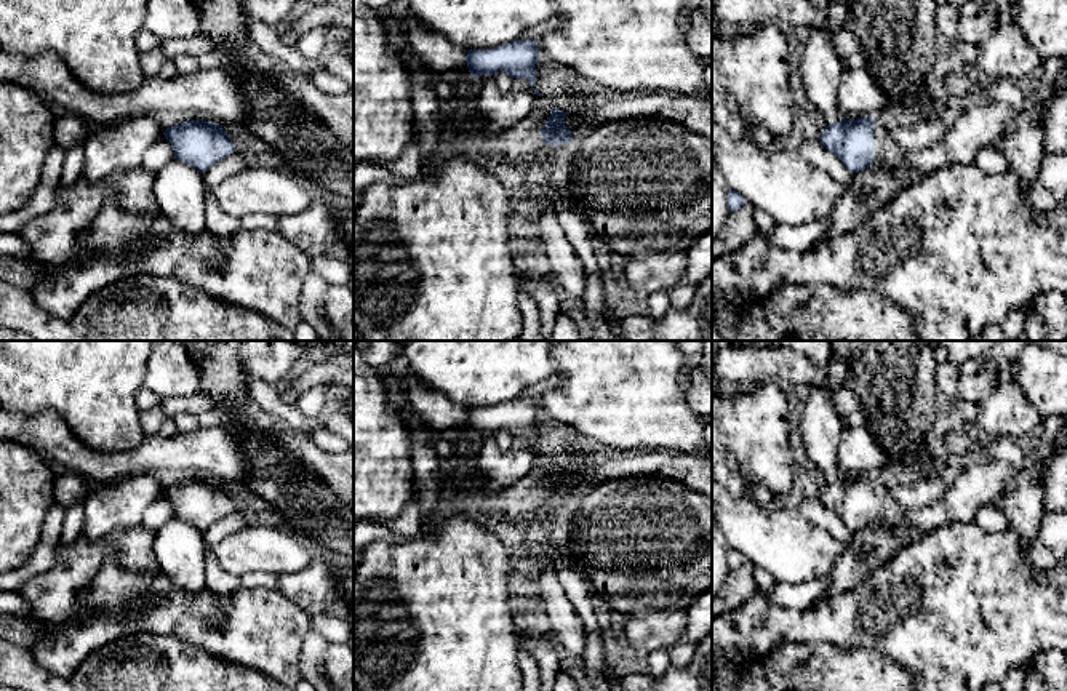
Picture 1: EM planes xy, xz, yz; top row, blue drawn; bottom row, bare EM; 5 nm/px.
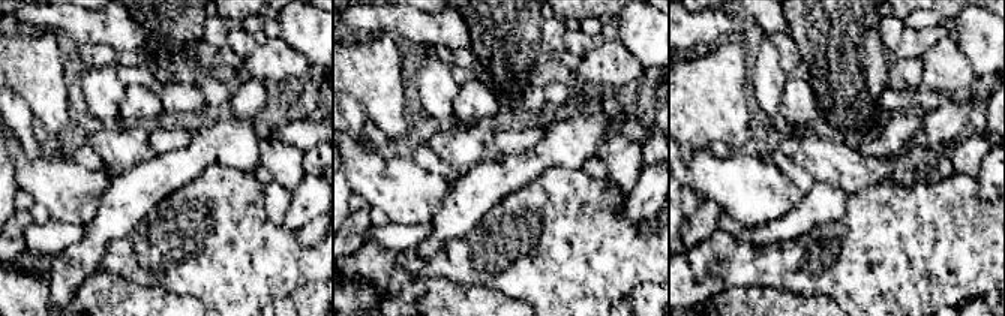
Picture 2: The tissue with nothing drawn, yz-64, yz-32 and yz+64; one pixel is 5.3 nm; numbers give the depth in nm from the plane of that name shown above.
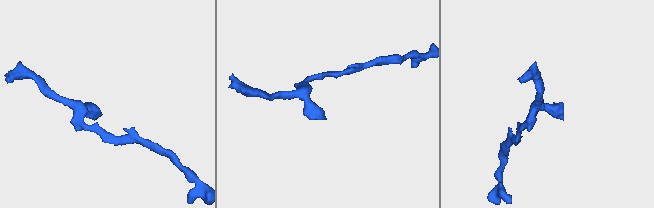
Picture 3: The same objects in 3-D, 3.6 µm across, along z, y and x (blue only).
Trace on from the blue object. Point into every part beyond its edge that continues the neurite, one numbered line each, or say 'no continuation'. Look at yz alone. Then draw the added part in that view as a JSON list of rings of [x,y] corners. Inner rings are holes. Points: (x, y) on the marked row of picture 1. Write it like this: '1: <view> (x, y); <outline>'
1: yz (887, 152); [[[873,122],[873,165],[897,170],[902,165],[904,150],[889,138],[881,122]]]

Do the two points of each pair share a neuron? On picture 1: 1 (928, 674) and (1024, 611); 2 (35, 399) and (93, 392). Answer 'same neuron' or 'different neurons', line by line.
1: same neuron
2: same neuron

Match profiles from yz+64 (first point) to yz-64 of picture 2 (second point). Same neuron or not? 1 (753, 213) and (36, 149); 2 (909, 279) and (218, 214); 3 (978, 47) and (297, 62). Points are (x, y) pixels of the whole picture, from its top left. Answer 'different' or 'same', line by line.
1: different
2: same
3: different

